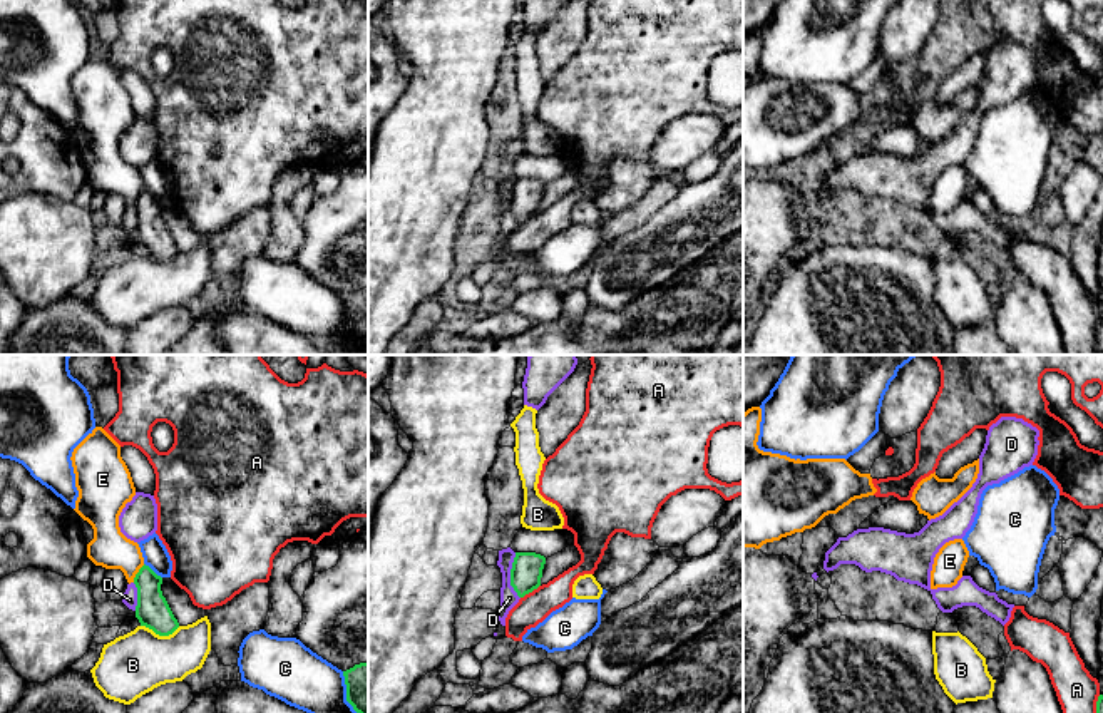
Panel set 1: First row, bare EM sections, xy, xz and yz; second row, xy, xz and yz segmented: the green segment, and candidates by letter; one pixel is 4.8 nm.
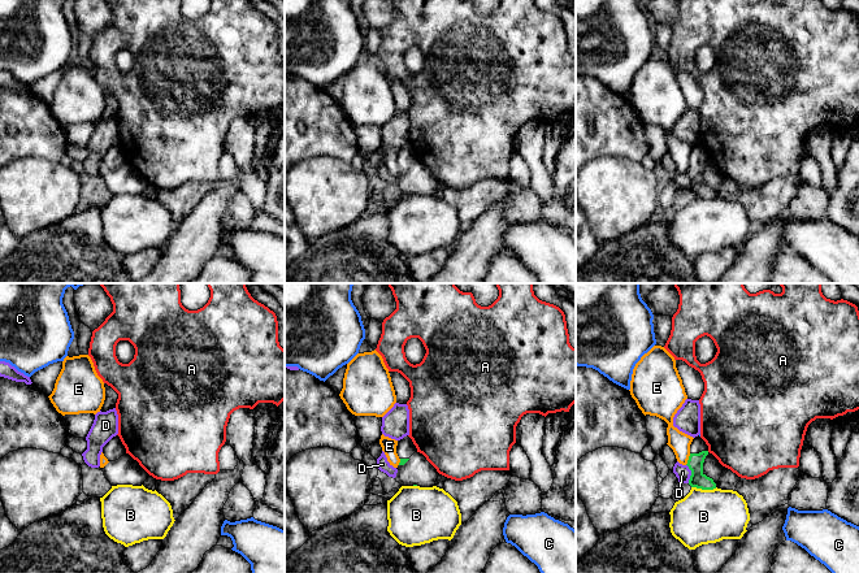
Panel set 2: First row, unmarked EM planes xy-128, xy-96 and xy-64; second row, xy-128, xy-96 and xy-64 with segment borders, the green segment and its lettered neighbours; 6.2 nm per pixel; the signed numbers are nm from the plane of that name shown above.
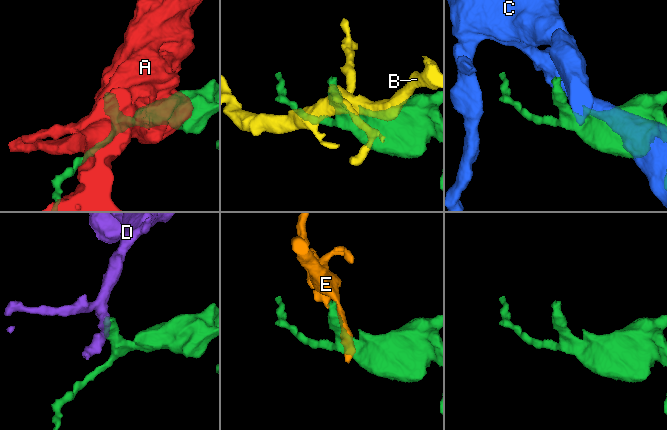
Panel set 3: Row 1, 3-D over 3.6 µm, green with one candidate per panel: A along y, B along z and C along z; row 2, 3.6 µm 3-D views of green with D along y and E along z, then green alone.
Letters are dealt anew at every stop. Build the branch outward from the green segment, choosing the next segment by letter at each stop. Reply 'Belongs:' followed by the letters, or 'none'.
Belongs: none

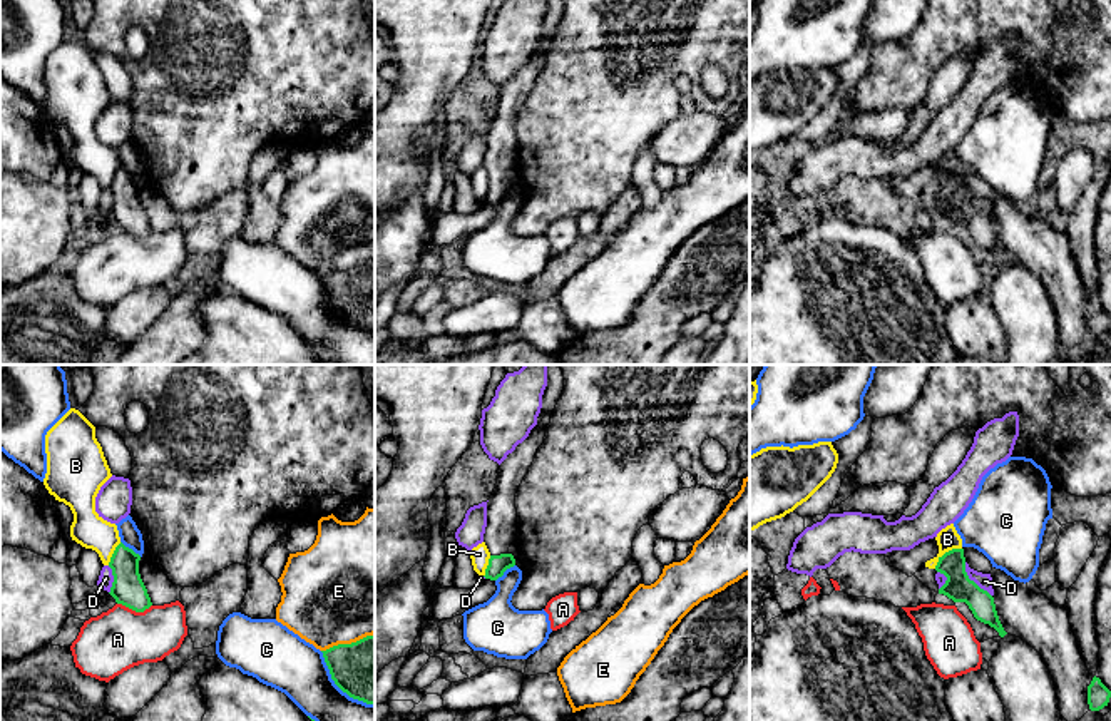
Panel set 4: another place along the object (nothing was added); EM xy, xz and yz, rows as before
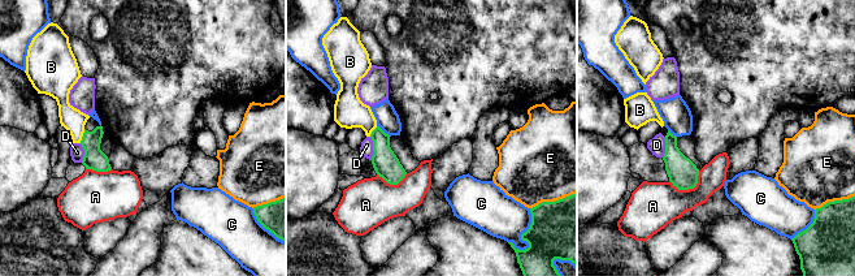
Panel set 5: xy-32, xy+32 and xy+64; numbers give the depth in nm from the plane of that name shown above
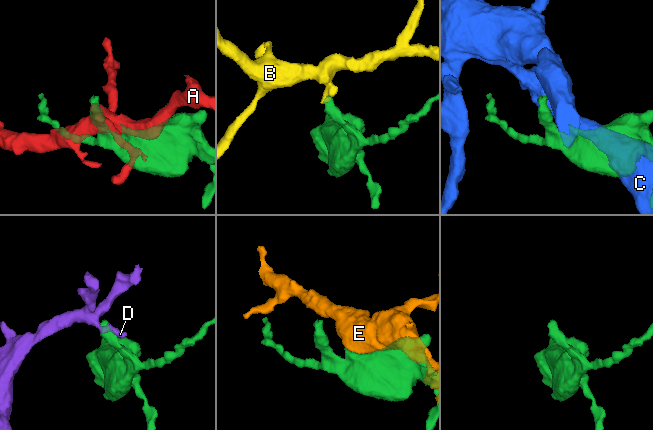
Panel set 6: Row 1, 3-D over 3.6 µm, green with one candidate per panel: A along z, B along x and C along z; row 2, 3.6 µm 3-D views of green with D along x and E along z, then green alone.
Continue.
Belongs: none

